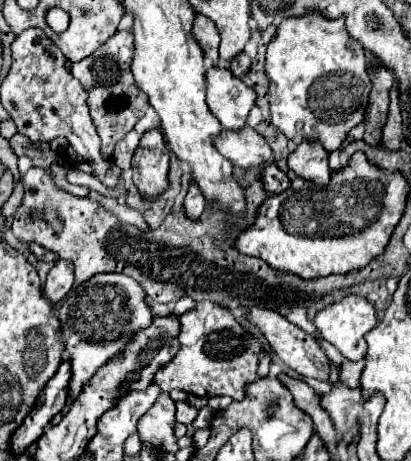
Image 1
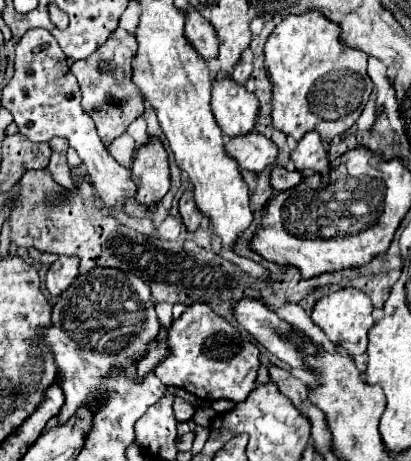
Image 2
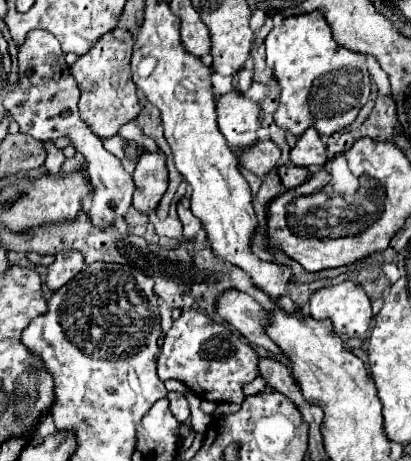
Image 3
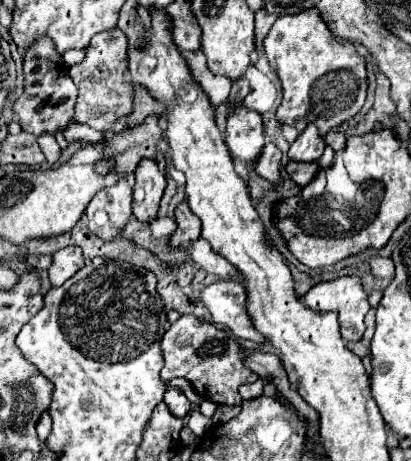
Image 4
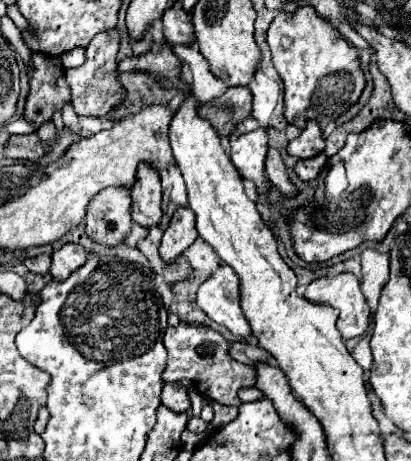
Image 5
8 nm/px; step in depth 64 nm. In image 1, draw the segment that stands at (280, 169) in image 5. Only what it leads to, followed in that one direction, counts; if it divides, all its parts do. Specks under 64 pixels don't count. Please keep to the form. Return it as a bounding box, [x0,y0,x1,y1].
[216,126,274,168]

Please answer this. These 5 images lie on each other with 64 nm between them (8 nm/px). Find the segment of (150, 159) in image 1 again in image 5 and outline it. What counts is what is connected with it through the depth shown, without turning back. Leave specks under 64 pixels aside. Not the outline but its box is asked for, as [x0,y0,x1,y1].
[130,164,162,228]

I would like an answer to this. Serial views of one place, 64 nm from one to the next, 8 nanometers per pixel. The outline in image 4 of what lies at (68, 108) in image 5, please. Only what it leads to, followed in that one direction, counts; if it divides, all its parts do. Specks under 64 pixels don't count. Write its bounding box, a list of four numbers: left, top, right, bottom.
[64,122,104,142]

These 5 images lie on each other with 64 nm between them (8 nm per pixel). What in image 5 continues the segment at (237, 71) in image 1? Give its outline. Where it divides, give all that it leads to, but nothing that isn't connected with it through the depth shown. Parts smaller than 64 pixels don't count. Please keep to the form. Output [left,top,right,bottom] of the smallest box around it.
[198,88,252,138]

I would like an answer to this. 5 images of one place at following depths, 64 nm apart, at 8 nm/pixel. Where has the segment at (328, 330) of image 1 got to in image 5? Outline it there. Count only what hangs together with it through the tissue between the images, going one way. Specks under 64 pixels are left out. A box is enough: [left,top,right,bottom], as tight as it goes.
[304,272,370,340]

